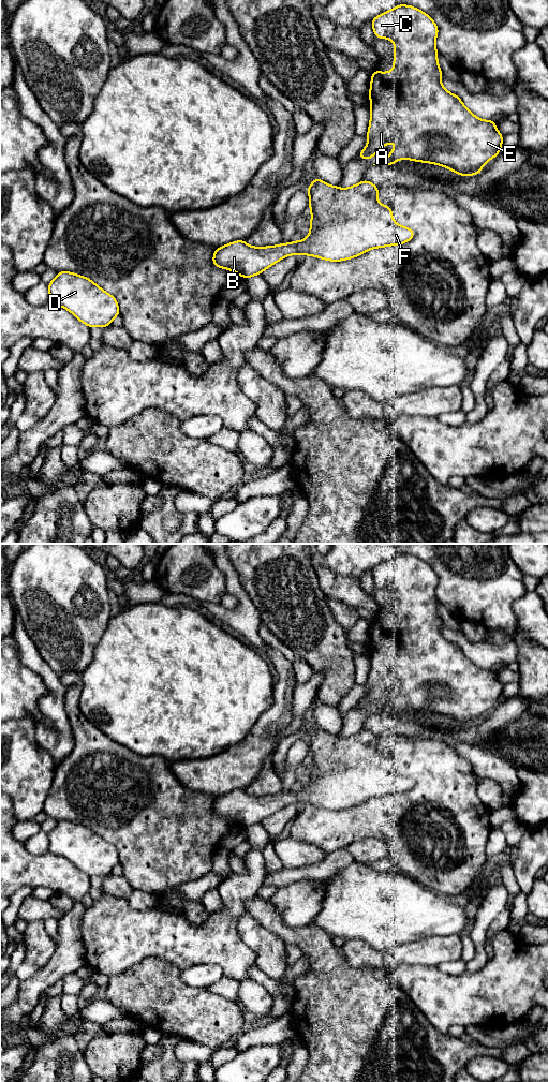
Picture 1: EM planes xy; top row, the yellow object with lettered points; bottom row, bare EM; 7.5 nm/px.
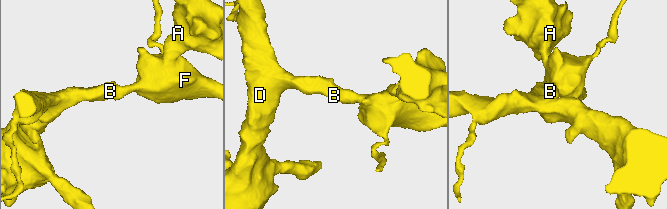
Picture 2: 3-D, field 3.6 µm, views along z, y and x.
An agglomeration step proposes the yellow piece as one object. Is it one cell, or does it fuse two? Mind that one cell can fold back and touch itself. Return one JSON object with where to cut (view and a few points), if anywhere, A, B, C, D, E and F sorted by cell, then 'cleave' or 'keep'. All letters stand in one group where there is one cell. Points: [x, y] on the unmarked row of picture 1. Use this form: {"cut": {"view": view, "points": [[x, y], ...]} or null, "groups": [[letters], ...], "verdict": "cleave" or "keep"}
{"cut": null, "groups": [["A", "B", "C", "D", "E", "F"]], "verdict": "keep"}

